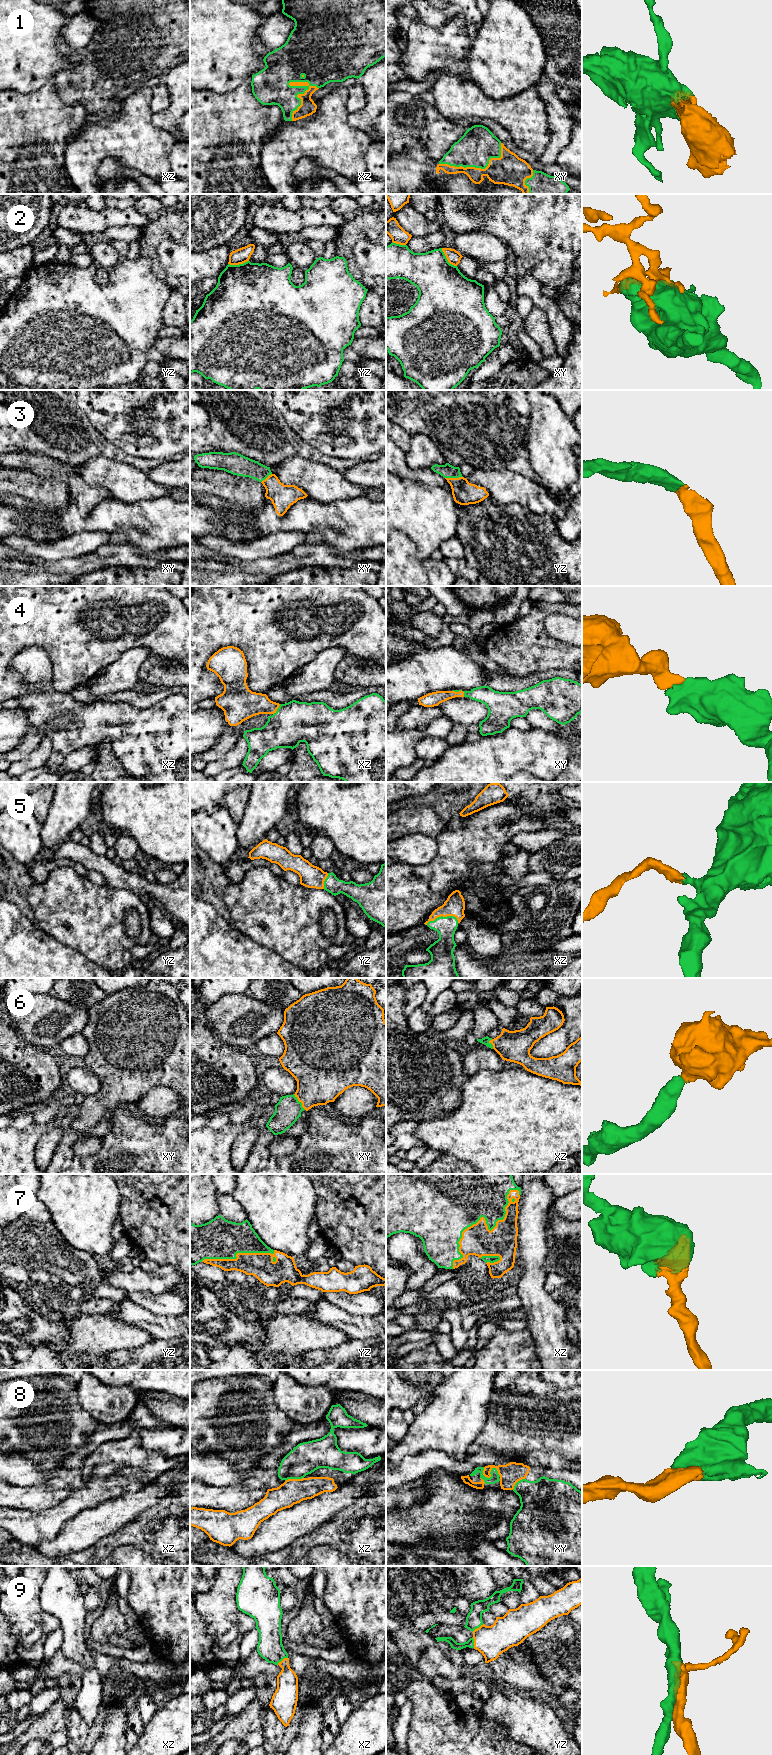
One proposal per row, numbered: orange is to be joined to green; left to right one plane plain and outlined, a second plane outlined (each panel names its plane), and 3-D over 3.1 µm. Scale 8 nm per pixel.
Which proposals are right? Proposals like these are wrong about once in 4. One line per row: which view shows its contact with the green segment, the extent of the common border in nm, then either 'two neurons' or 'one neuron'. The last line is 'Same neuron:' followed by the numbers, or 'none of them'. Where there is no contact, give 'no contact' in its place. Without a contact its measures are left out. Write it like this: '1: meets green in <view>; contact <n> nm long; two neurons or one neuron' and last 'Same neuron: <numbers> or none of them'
1: meets green in xz; contact 340 nm long; one neuron
2: meets green in xy; contact 200 nm long; two neurons
3: meets green in yz; contact 140 nm long; one neuron
4: meets green in xz; contact 110 nm long; one neuron
5: meets green in xz; contact 260 nm long; one neuron
6: meets green in xy; contact 160 nm long; one neuron
7: meets green in xz; contact 800 nm long; one neuron
8: meets green in xy; contact 160 nm long; one neuron
9: meets green in xz; contact 110 nm long; one neuron
Same neuron: 1, 3, 4, 5, 6, 7, 8, 9

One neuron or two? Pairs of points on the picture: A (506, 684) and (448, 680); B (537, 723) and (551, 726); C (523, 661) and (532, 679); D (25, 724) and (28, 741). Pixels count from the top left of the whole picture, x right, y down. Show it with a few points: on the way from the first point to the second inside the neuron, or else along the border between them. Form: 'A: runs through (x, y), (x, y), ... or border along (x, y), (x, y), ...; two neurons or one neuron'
A: border along (488, 670), (488, 683), (486, 685); two neurons
B: runs through (540, 723), (548, 725); one neuron
C: border along (553, 668), (521, 676), (508, 676), (506, 674); two neurons
D: border along (34, 726), (12, 750); two neurons

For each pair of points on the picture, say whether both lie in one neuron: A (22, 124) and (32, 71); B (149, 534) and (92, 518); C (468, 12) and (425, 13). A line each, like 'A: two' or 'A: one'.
A: two
B: one
C: one

